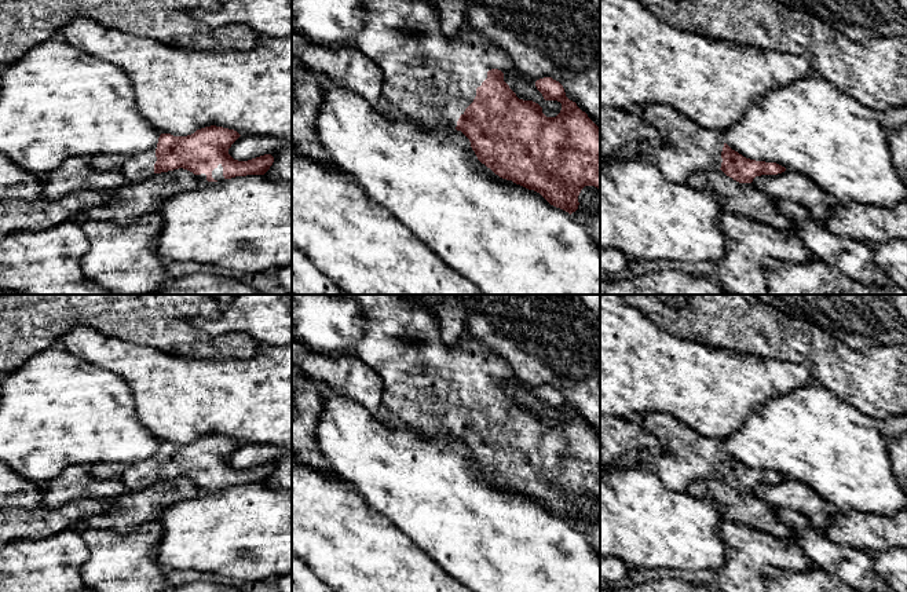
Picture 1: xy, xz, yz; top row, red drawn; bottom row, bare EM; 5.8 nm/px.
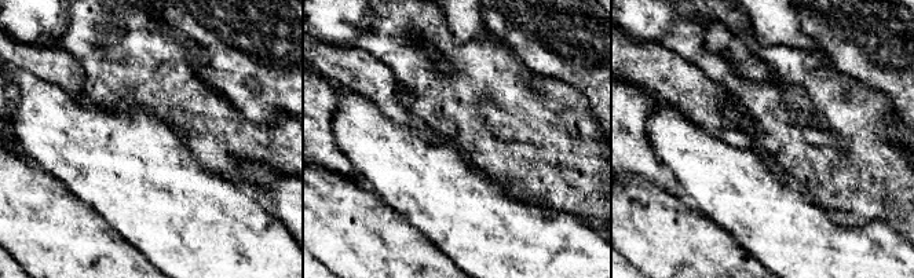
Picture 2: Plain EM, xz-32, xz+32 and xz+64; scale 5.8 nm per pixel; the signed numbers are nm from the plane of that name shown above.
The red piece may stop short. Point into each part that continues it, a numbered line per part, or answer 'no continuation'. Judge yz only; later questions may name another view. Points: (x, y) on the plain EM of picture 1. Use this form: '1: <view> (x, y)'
1: yz (686, 456)

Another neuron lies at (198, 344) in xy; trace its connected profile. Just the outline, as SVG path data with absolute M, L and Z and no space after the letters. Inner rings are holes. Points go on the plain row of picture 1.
M0 295L0 374L12 373L77 325L138 346L198 359L246 359L259 354L263 346L249 335L212 336L191 324L197 317L217 318L222 311L223 306L209 295Z

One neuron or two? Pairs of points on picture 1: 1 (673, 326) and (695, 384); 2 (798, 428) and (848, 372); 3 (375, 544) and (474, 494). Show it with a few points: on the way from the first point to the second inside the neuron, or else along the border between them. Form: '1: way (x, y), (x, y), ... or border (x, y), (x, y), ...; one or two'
1: border (650, 320), (676, 336), (699, 339), (709, 346); two
2: border (815, 382), (858, 409); two
3: border (375, 510), (386, 515), (424, 551); two

